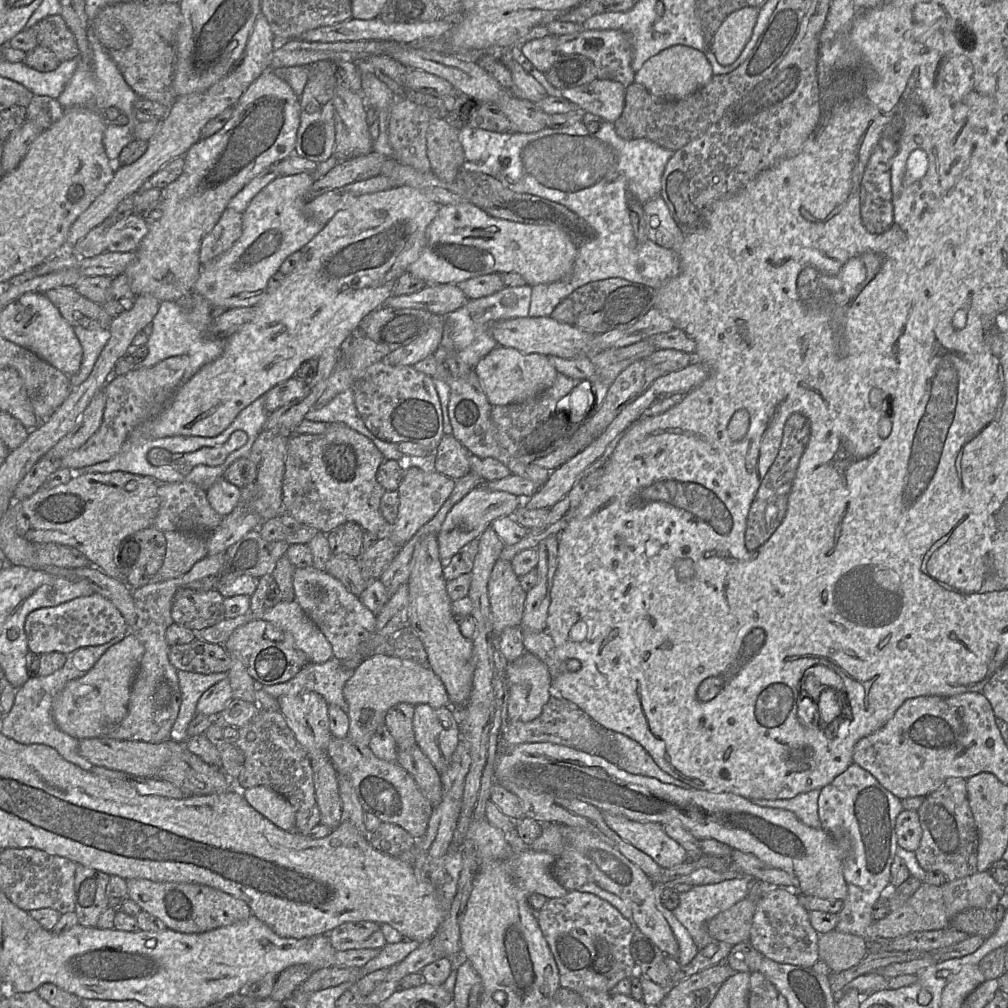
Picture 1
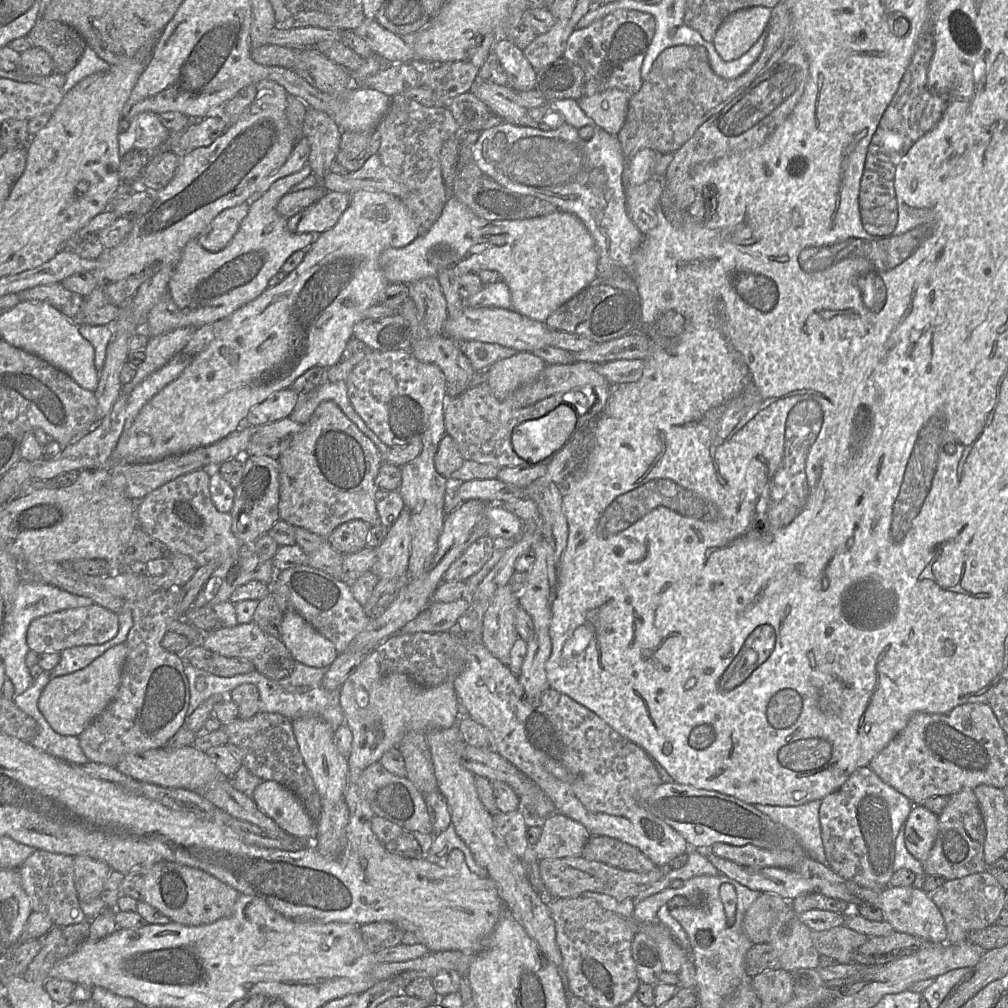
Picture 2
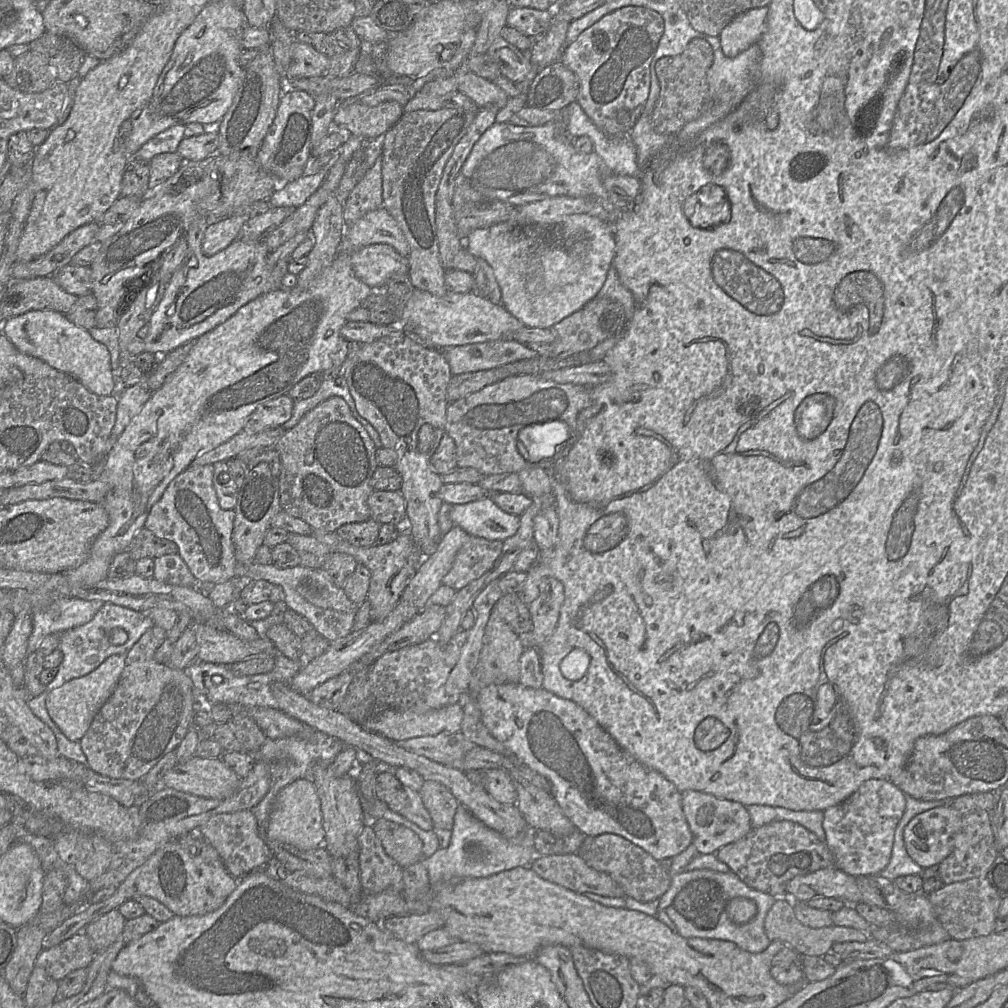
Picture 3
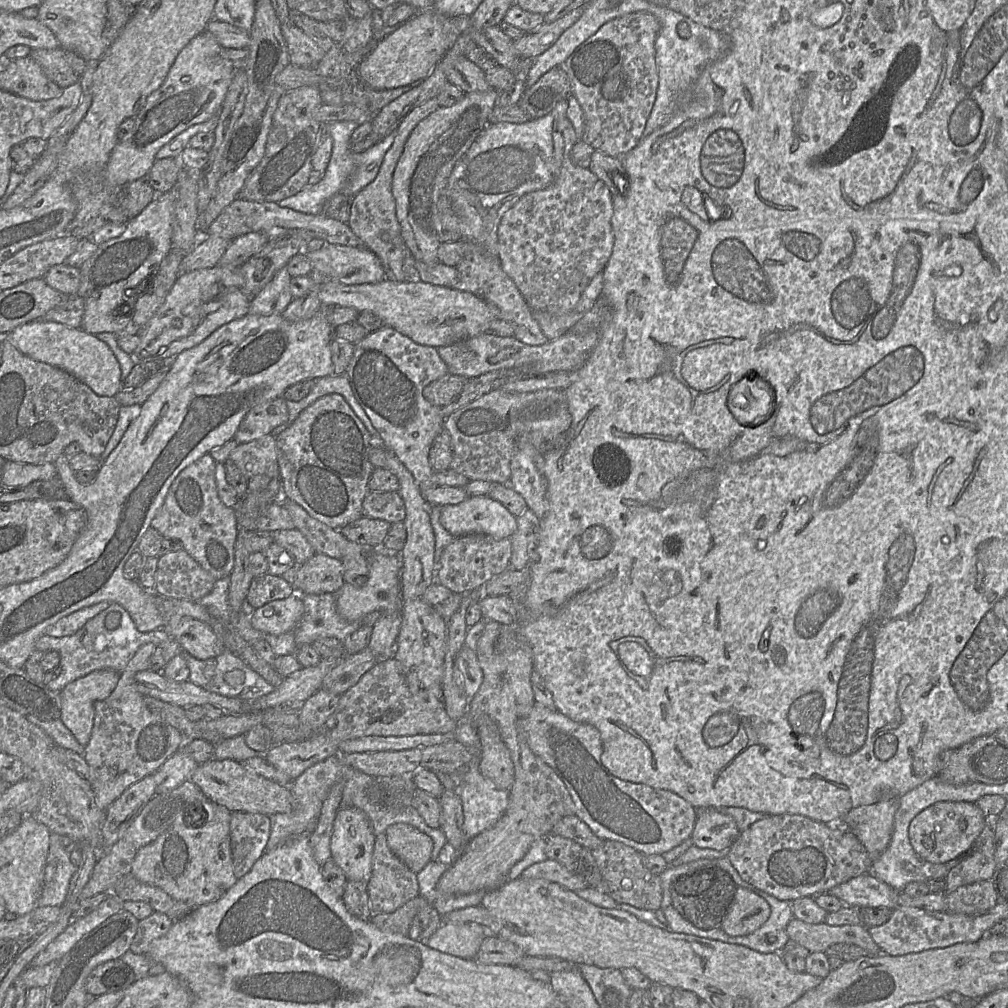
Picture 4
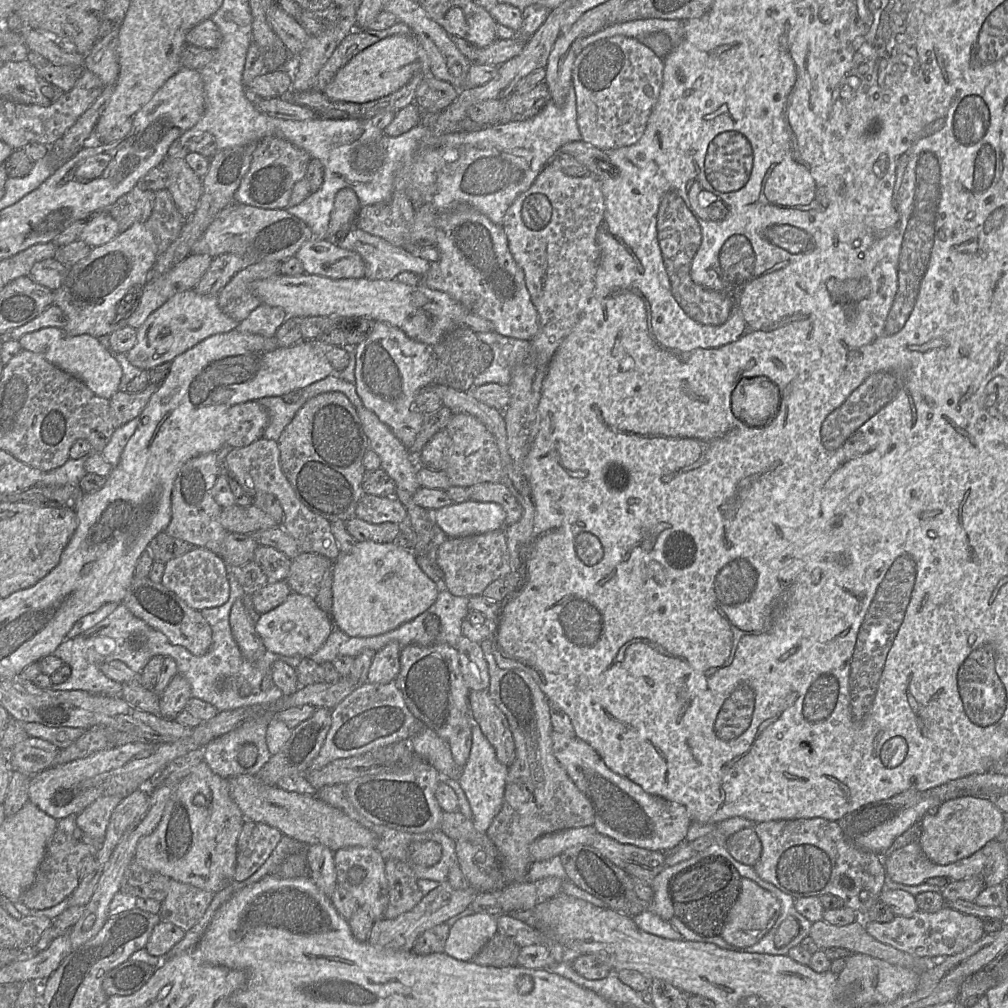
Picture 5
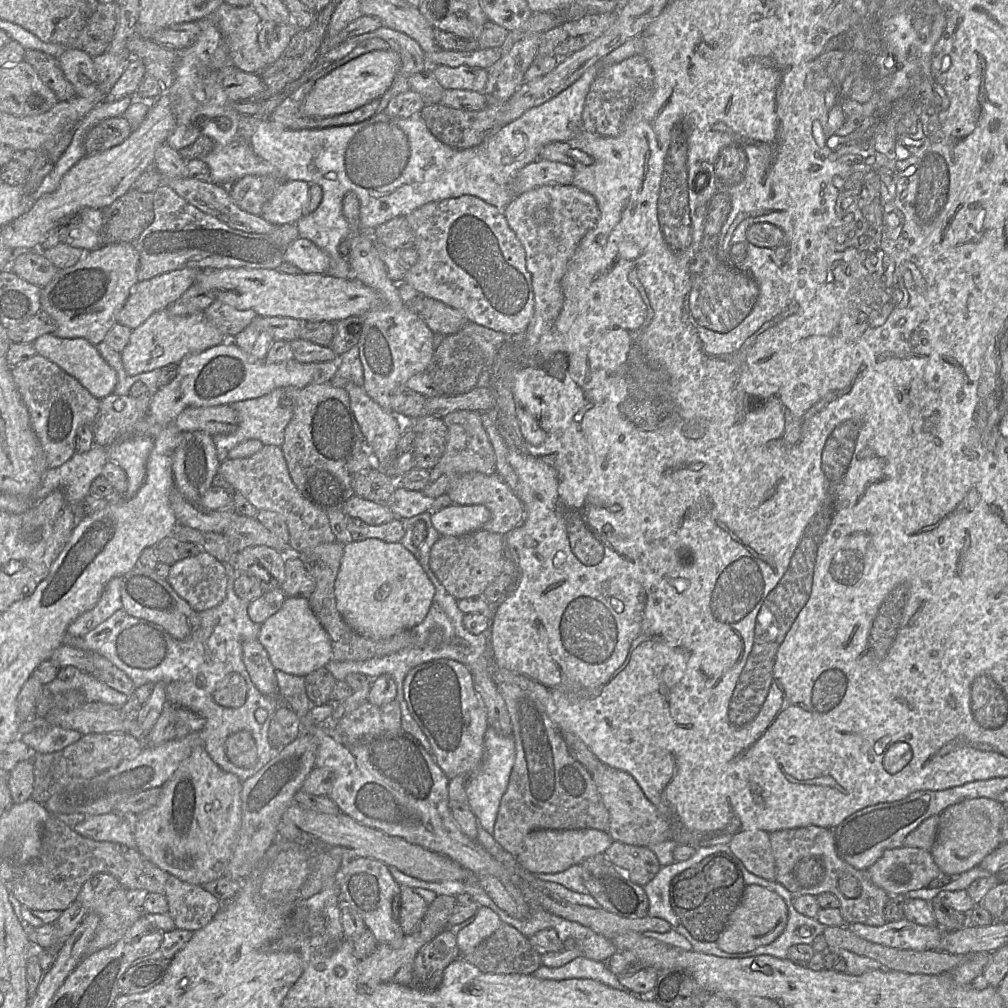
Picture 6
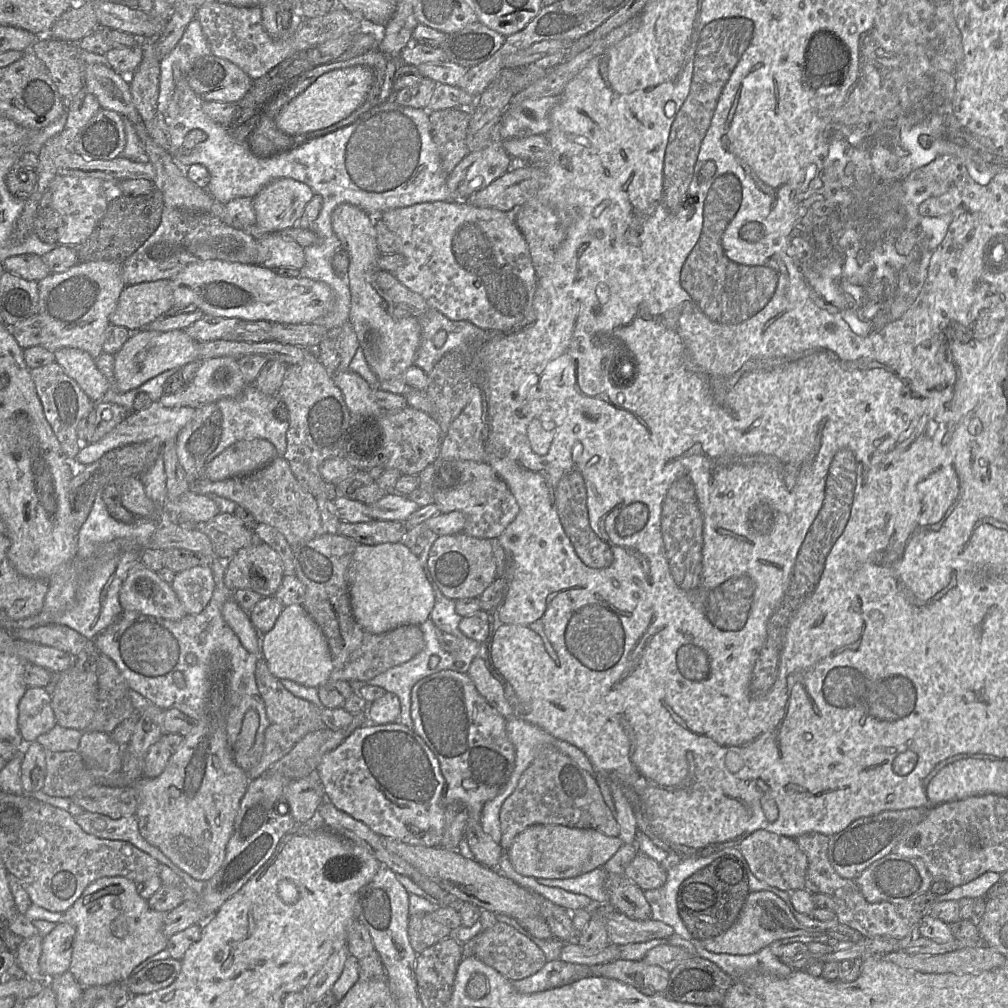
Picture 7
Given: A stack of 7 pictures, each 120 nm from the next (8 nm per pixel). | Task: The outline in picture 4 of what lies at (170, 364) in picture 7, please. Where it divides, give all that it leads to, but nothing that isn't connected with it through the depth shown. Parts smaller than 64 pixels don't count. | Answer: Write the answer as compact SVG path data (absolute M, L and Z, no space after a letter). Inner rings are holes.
M218 265L181 272L165 301L144 326L140 344L132 356L137 362L174 358L211 335L216 329L249 313L250 298L243 292L244 279L239 268Z

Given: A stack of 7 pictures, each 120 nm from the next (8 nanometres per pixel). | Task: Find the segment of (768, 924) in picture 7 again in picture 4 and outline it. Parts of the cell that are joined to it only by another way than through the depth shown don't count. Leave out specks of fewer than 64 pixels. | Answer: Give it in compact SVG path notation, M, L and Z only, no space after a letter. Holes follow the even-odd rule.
M737 887L721 928L729 936L746 936L759 929L770 914L771 908L765 899L746 888Z

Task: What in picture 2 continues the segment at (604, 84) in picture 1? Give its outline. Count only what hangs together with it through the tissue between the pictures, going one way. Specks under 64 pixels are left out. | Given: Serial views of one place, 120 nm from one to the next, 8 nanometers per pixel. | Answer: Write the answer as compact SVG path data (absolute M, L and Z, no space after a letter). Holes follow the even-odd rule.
M611 88L592 96L582 96L577 103L596 126L617 135L626 120L629 98L624 91Z

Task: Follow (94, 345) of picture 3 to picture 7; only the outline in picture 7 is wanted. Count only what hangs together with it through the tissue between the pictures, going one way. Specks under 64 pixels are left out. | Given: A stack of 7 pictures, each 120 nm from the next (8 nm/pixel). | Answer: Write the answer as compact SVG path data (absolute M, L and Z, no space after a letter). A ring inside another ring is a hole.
M61 348L54 352L54 356L55 363L79 384L92 401L102 401L109 382L90 354L77 348Z

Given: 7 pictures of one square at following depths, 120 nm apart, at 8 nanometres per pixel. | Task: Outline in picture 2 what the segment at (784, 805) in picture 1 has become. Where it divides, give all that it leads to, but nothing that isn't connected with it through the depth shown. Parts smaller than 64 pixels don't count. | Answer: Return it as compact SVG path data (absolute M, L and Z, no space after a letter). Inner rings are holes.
M814 800L798 806L753 805L796 836L808 856L825 864L826 854L821 835L819 809L821 800Z

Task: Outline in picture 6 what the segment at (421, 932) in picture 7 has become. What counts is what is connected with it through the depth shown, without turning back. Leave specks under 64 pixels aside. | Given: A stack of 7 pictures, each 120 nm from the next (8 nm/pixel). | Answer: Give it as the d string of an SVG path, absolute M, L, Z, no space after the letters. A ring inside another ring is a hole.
M400 885L398 921L405 935L411 934L418 929L427 907L428 904L413 888Z

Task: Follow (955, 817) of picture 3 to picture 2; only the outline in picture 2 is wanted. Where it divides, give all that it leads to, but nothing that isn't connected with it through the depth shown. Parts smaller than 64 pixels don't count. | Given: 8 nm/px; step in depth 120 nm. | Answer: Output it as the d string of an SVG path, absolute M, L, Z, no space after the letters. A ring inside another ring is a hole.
M922 805L914 806L905 821L904 828L907 850L920 862L925 861L937 835L938 816Z

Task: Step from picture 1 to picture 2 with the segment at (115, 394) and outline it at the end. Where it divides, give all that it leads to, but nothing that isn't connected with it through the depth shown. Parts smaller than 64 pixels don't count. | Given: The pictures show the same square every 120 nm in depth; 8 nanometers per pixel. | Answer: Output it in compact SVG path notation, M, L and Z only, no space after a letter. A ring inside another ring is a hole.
M122 386L121 393L115 401L112 409L102 419L99 425L78 442L65 446L59 456L50 460L38 460L31 462L31 478L39 481L53 481L56 476L67 471L80 471L84 469L108 466L113 451L116 448L118 440L123 432L126 421L128 395L129 394L123 393Z

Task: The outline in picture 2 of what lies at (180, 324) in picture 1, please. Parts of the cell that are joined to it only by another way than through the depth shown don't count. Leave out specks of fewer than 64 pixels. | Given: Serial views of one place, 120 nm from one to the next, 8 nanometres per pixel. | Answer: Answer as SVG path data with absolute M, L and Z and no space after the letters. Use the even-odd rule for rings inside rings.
M196 327L177 328L167 333L150 336L146 345L146 358L137 367L134 378L123 385L123 393L130 394L132 390L151 374L166 365L177 353L187 345L195 334Z

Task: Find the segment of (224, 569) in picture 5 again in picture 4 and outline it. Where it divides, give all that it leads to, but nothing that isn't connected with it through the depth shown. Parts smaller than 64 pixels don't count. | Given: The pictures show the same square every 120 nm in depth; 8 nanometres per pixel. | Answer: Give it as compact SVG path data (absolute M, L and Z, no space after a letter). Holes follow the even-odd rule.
M183 549L158 558L155 580L157 594L193 602L209 594L217 581Z

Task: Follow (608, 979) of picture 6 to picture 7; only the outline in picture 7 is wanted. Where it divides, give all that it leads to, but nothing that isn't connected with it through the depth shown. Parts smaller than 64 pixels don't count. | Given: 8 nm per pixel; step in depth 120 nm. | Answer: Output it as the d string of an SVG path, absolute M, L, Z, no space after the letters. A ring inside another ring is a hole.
M560 960L547 961L536 974L521 980L514 980L512 985L518 992L524 994L562 987L563 981L560 979L560 972L564 965L564 961Z

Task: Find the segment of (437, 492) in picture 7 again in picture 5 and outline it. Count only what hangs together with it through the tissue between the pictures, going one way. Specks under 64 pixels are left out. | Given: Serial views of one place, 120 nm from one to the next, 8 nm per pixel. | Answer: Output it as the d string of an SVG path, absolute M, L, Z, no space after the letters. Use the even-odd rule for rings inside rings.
M483 482L468 487L469 500L478 502L494 502L506 512L505 527L519 521L523 508L510 490L502 482Z

